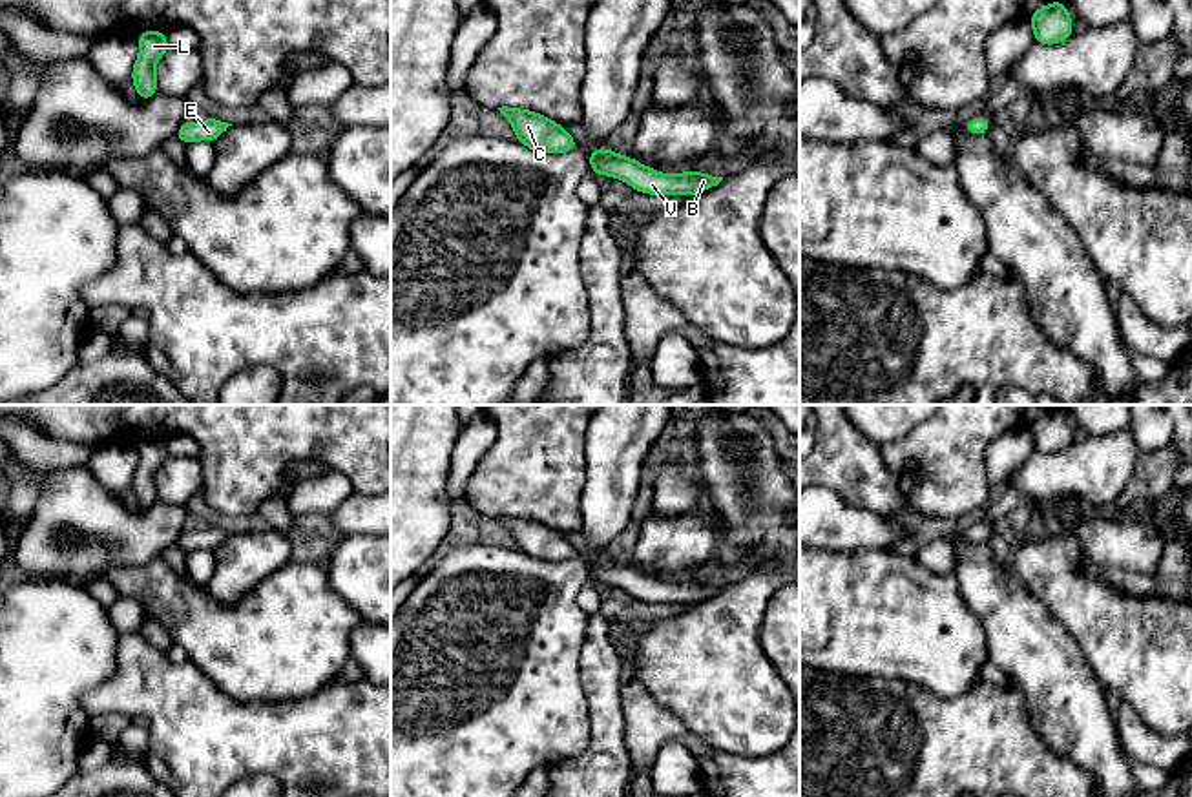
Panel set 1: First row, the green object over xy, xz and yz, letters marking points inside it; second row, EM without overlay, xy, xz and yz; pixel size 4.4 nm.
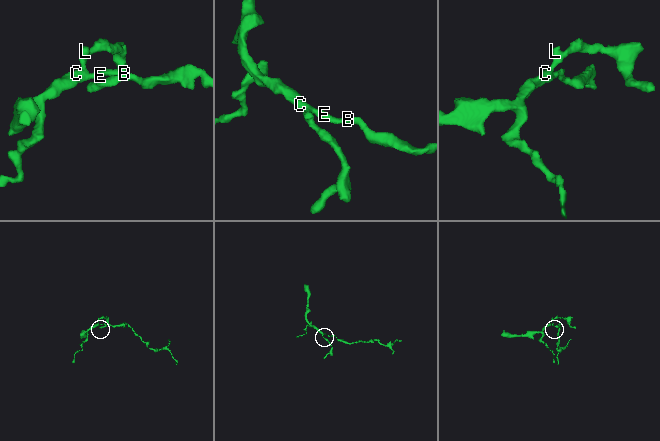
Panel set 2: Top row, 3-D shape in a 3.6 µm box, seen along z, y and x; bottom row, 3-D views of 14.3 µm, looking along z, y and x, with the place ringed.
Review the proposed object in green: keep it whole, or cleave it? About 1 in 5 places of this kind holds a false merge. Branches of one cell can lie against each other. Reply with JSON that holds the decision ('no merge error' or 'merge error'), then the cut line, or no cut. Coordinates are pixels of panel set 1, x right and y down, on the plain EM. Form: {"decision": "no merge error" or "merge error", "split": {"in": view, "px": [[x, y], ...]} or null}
{"decision": "no merge error", "split": null}

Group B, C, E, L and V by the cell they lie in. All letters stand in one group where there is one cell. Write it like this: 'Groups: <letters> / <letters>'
Groups: B C E L V

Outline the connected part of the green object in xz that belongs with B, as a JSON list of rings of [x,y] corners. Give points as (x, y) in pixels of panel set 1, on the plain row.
[[[606,554],[590,560],[590,576],[595,584],[612,584],[628,591],[635,600],[652,604],[695,604],[717,595],[723,585],[688,578],[681,584],[655,580],[632,565],[617,564]]]

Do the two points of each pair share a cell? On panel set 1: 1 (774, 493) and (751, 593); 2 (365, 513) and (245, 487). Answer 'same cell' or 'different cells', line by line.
1: different cells
2: different cells

